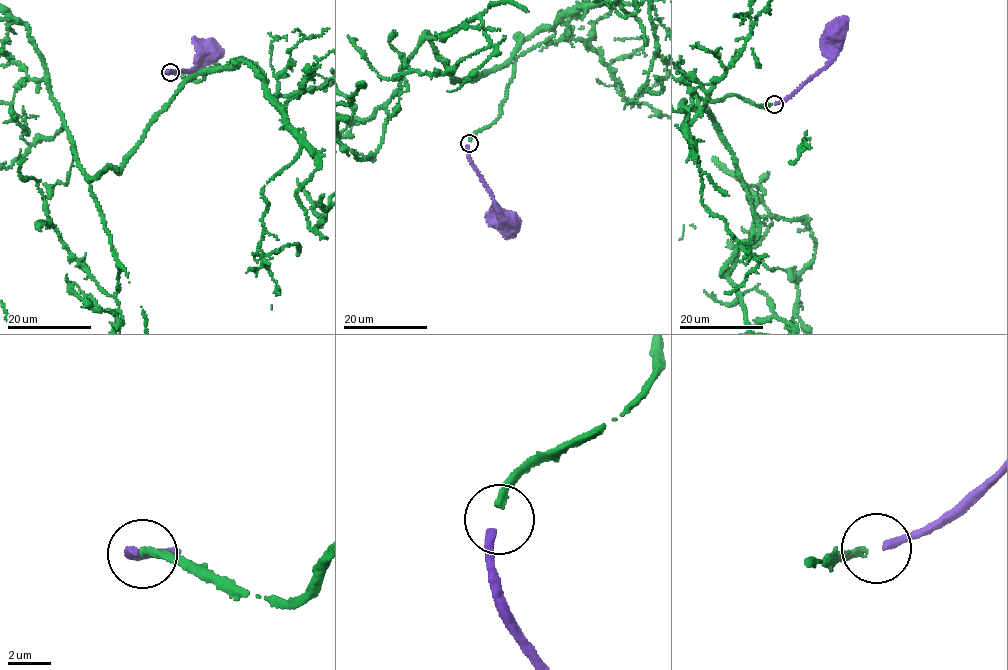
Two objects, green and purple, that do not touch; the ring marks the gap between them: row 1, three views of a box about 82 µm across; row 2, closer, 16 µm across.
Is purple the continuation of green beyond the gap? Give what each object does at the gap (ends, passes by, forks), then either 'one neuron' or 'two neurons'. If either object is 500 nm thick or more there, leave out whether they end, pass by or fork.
green ends | purple ends | one neuron

